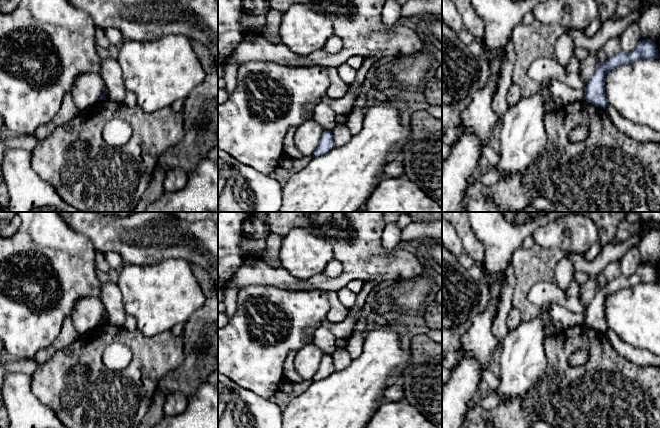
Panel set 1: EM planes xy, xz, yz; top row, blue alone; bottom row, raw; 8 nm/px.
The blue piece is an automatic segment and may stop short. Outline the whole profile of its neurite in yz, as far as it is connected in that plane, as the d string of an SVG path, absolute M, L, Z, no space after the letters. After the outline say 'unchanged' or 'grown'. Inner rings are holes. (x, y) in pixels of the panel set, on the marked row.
M641 39L633 51L626 53L621 50L607 58L604 63L598 63L594 75L586 85L584 100L596 107L606 109L609 105L605 92L607 73L623 64L634 63L640 59L659 59L657 45L650 40Z | unchanged

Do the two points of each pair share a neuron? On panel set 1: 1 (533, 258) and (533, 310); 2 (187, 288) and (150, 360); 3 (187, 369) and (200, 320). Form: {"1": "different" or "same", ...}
{"1": "same", "2": "different", "3": "same"}

